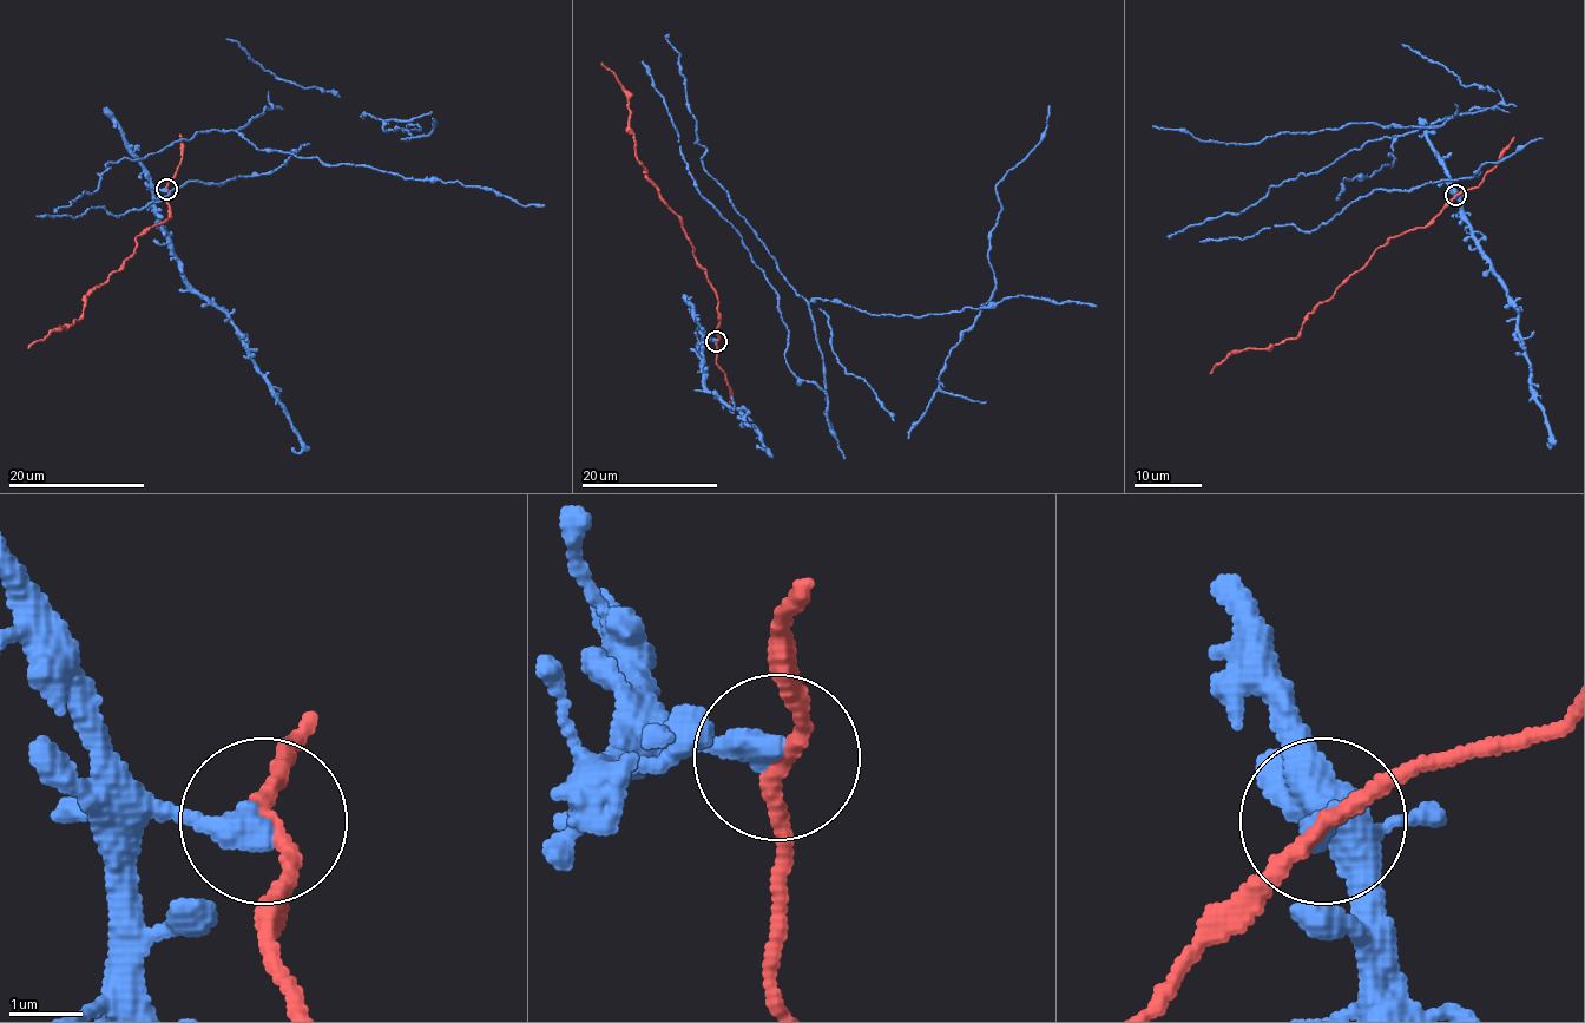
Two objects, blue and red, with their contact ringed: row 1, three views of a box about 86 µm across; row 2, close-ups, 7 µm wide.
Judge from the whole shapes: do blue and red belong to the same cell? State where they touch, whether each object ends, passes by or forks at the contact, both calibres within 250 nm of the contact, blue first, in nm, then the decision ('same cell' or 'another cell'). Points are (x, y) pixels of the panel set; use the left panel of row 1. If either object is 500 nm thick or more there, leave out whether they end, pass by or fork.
place (166, 189); blue ends; red passes by; calibres 400 and 200 nm; another cell

